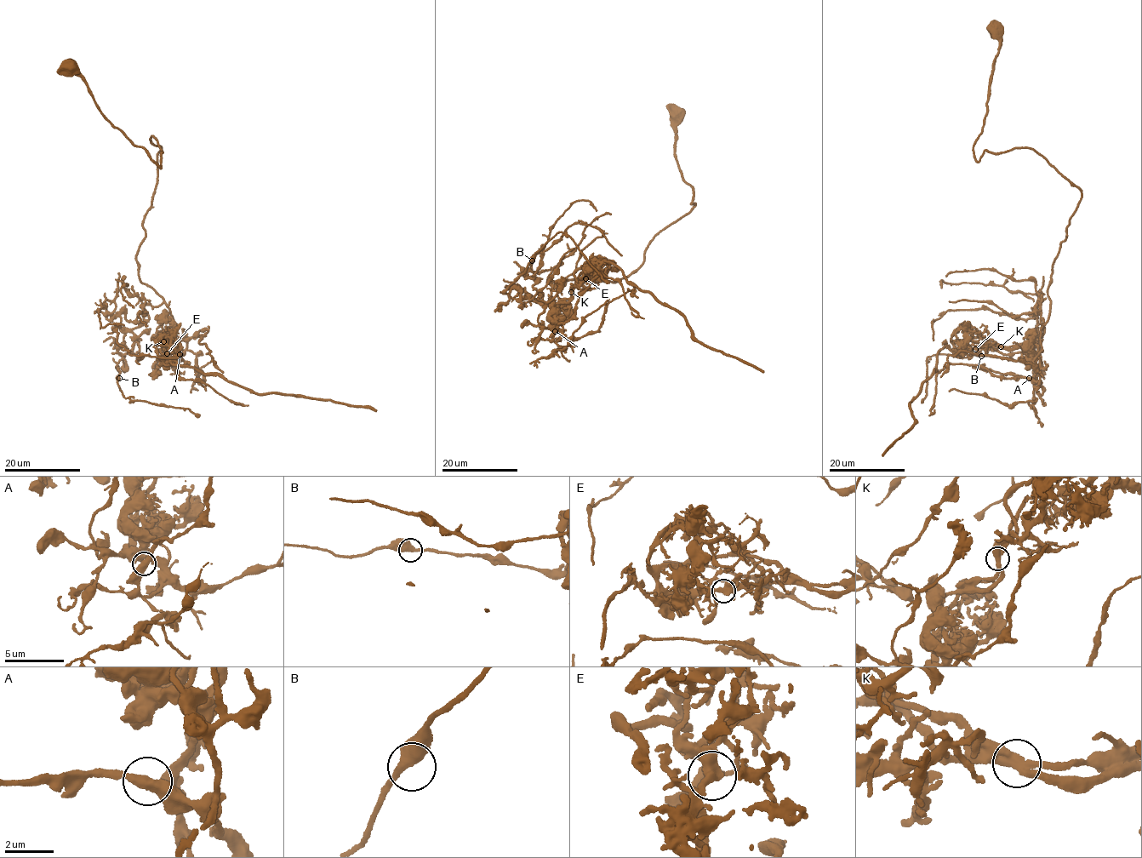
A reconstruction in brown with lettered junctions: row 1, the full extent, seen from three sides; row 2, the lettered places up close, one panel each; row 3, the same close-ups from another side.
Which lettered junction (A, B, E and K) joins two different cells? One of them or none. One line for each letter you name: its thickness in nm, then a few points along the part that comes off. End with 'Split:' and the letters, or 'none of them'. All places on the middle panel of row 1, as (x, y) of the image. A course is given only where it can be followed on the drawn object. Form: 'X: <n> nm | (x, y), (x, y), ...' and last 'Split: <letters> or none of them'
K: 480 nm | (572, 292), (577, 283), (574, 272), (587, 263), (614, 263), (627, 281), (676, 310), (699, 341), (763, 373)
Split: K

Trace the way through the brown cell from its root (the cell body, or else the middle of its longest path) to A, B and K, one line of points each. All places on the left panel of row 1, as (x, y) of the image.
A: (69, 67), (161, 168), (152, 135), (162, 147), (136, 260), (186, 341), (179, 354)
B: (69, 67), (161, 168), (162, 151), (152, 135), (157, 179), (136, 260), (162, 302), (144, 306), (119, 378)
K: (69, 67), (161, 168), (152, 135), (162, 147), (136, 260), (179, 337), (161, 332), (163, 341)

